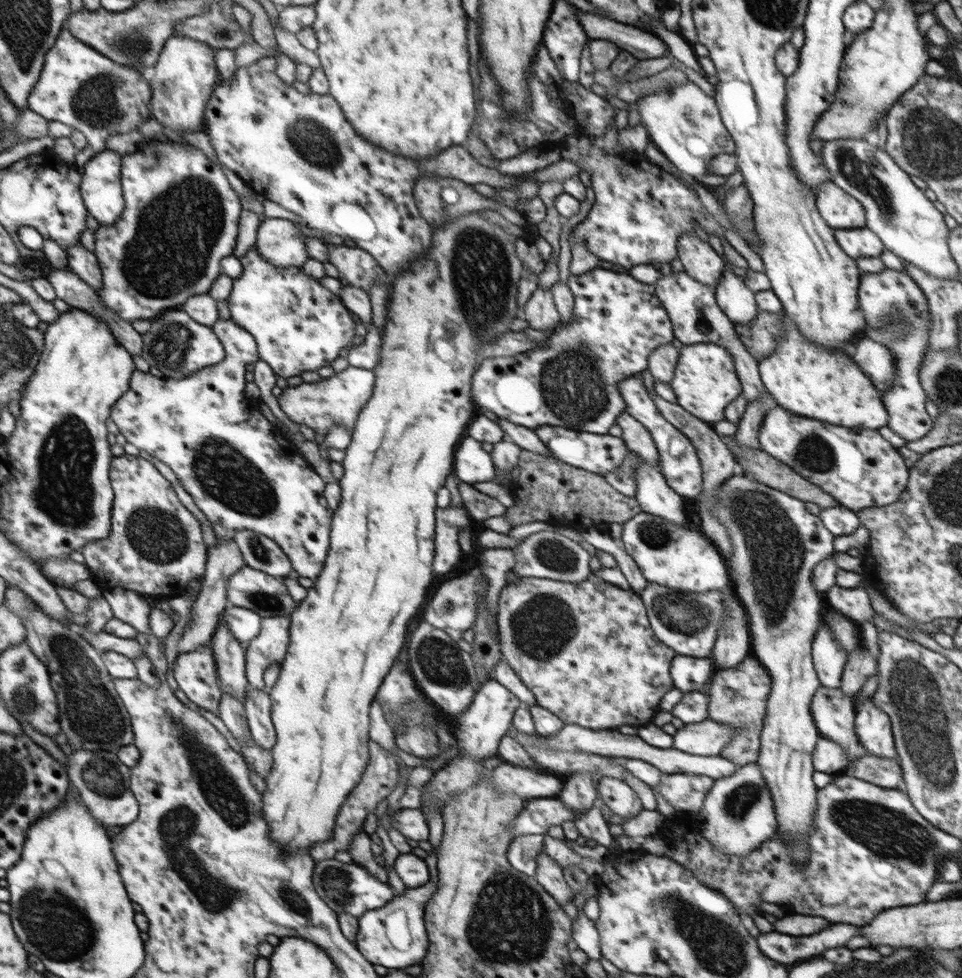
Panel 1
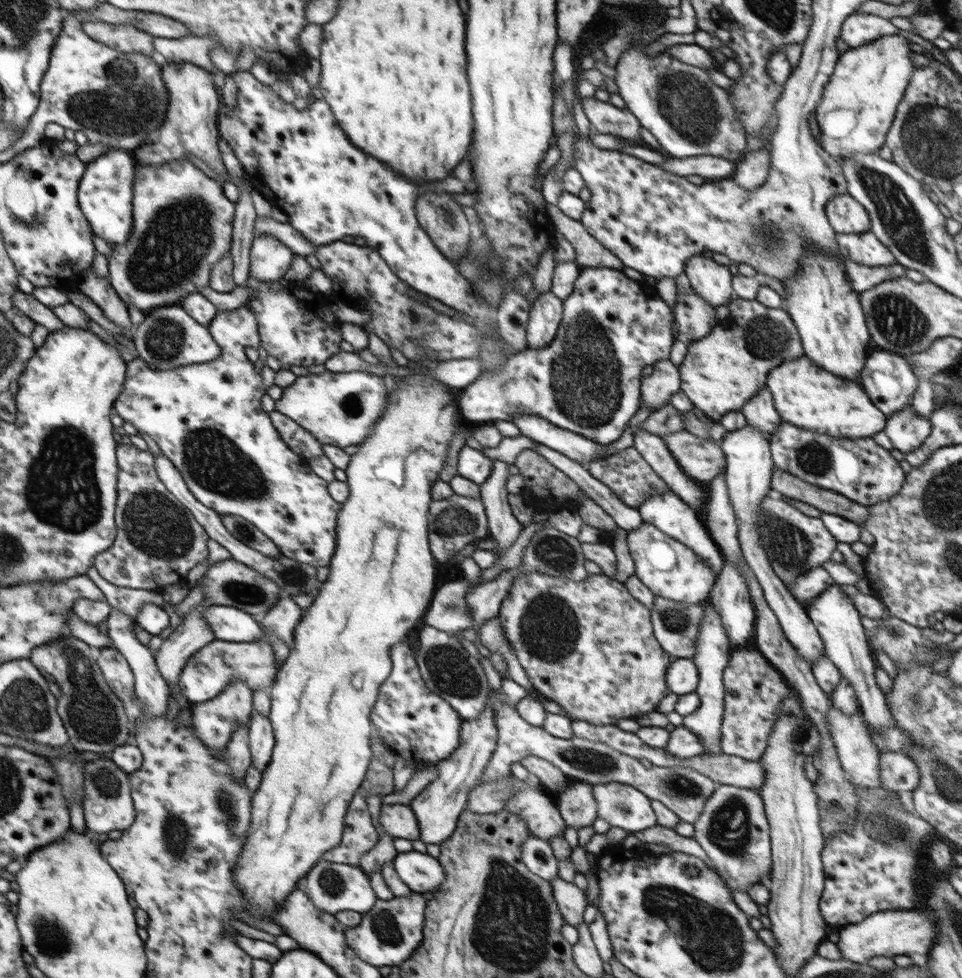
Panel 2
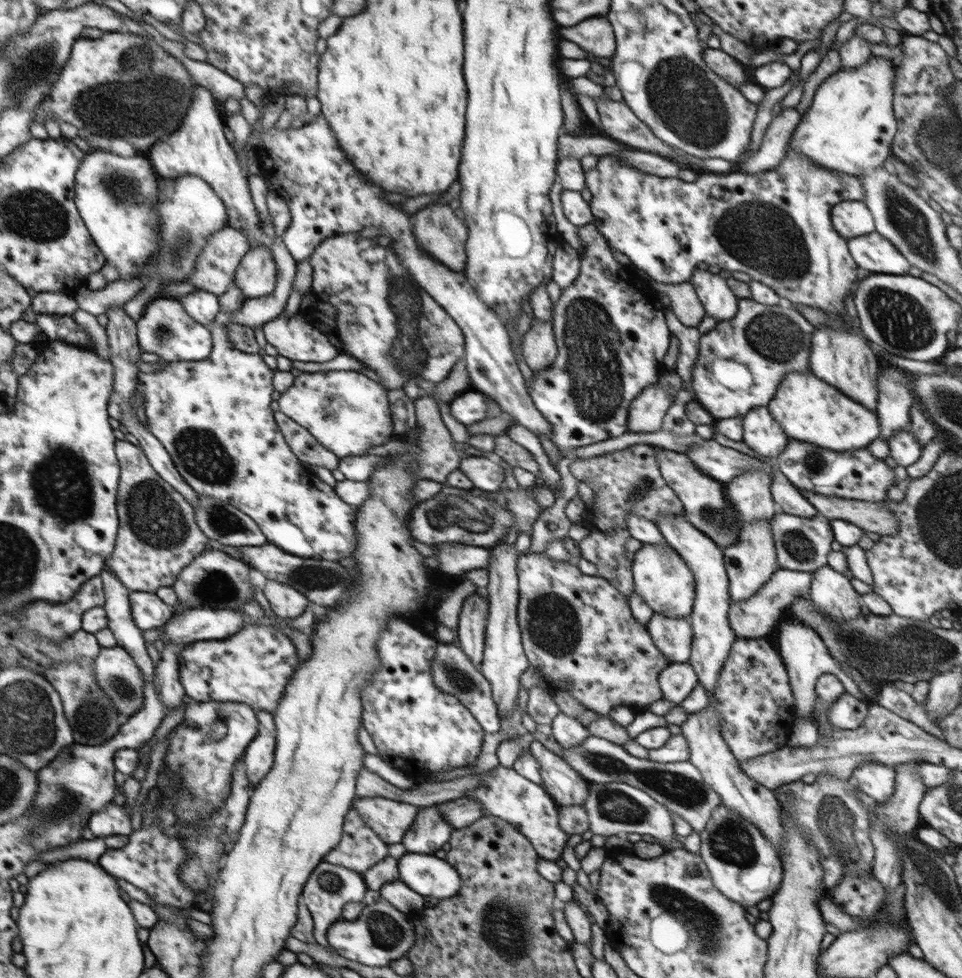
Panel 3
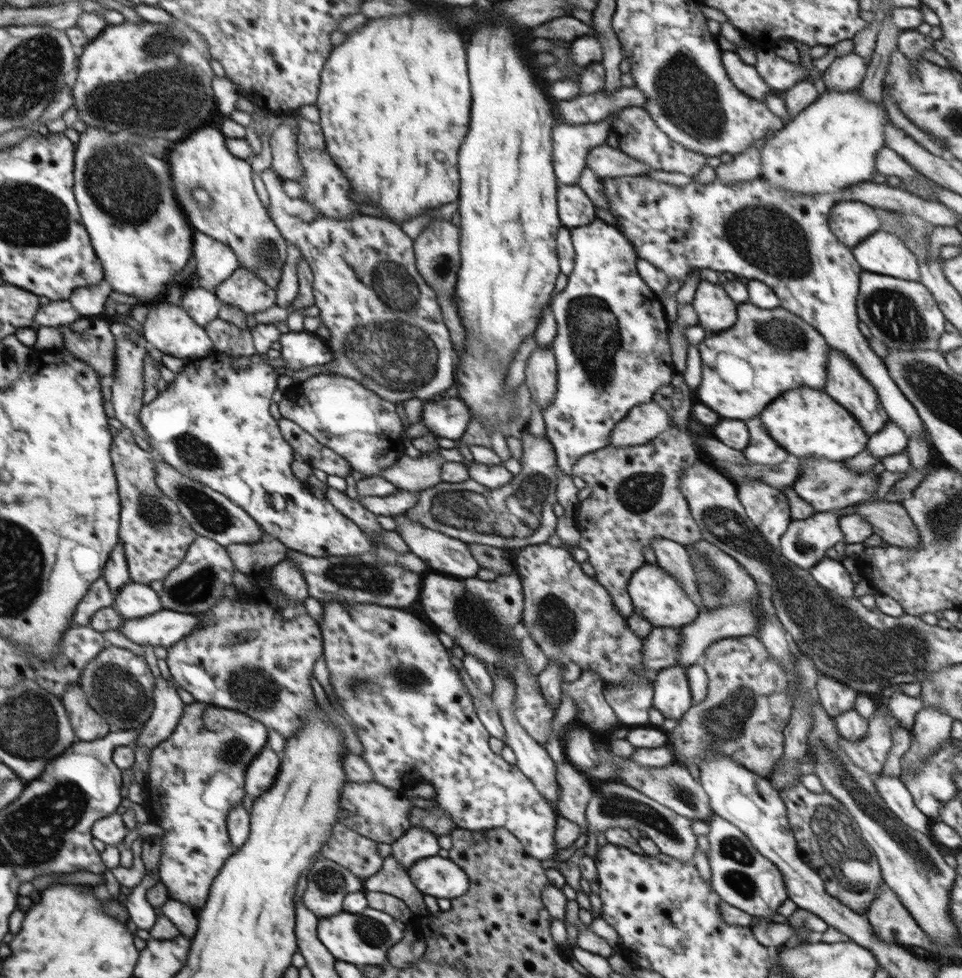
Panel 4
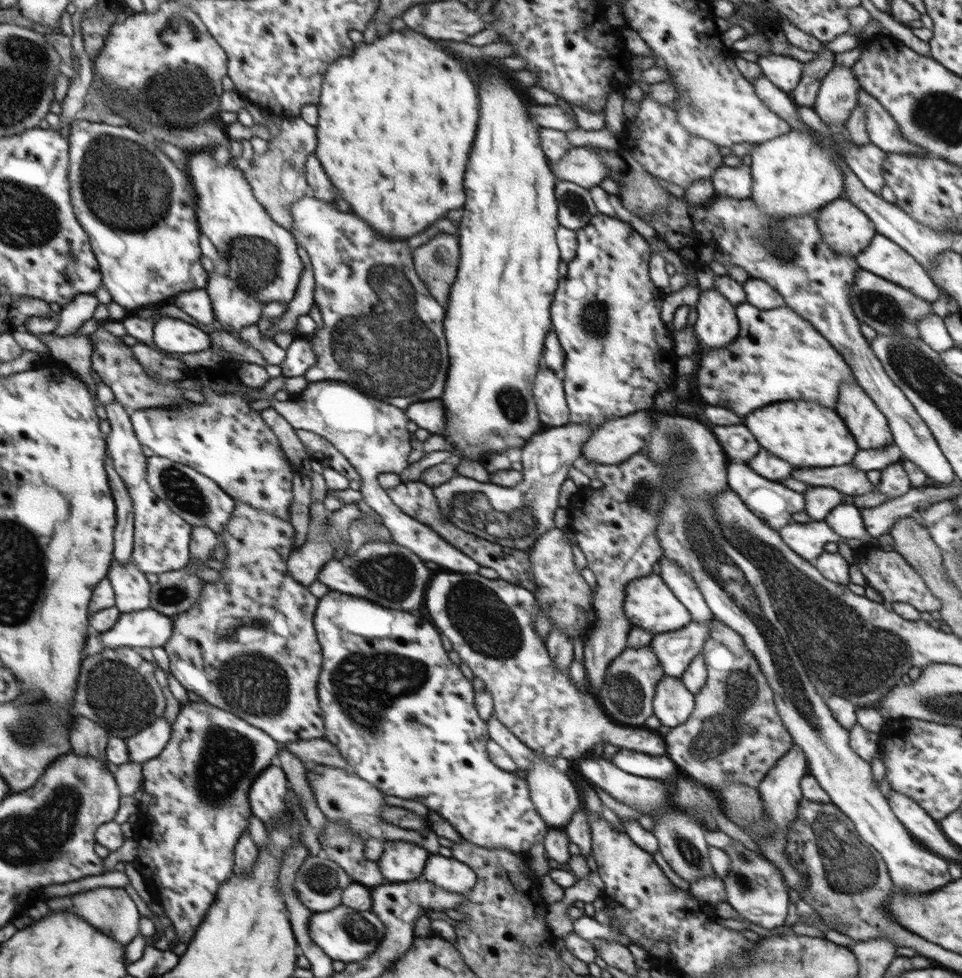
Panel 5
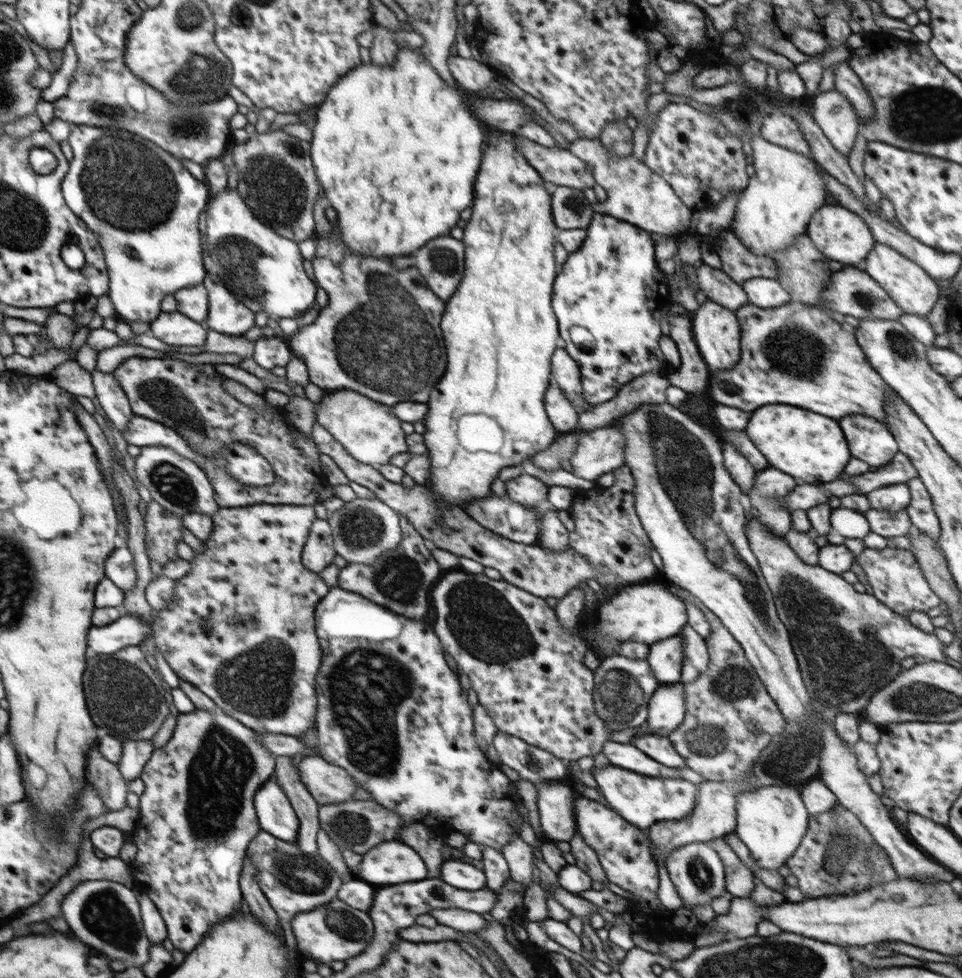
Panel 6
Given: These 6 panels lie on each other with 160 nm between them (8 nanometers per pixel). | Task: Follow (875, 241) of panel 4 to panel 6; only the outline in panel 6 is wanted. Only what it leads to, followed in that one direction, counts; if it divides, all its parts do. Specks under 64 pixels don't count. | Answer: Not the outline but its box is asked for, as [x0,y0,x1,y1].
[864,242,940,316]

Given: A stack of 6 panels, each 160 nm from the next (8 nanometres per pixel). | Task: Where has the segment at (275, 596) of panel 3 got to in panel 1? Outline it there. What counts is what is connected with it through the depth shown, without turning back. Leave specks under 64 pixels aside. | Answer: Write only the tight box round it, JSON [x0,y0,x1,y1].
[245,616,290,691]

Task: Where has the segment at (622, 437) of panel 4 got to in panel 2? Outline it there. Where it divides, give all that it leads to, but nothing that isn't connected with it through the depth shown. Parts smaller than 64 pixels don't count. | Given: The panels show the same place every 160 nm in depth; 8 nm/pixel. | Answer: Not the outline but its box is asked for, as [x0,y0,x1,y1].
[641,359,681,412]

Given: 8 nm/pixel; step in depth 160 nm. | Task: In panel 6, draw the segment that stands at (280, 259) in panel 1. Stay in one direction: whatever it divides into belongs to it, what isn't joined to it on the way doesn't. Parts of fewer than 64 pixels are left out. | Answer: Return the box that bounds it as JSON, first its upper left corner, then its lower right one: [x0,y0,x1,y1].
[202,271,255,335]

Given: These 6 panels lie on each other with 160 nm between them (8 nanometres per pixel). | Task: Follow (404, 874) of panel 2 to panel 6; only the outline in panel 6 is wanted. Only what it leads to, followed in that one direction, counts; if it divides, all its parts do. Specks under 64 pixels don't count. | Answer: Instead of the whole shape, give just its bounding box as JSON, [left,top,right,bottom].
[440,859,487,891]

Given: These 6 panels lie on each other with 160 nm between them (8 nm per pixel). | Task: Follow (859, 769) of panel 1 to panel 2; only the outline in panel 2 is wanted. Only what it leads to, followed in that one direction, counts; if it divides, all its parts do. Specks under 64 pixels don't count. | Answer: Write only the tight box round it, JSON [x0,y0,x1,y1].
[880,752,921,792]

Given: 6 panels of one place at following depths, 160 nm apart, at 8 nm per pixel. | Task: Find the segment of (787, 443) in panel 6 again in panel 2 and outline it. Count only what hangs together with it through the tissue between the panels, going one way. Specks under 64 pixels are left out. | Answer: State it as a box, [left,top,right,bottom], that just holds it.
[767,354,887,438]

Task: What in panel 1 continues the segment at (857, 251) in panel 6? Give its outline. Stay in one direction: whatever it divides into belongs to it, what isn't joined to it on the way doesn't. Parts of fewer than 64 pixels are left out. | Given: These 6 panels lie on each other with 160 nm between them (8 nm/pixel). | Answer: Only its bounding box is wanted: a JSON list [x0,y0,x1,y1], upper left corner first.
[814,181,866,229]

